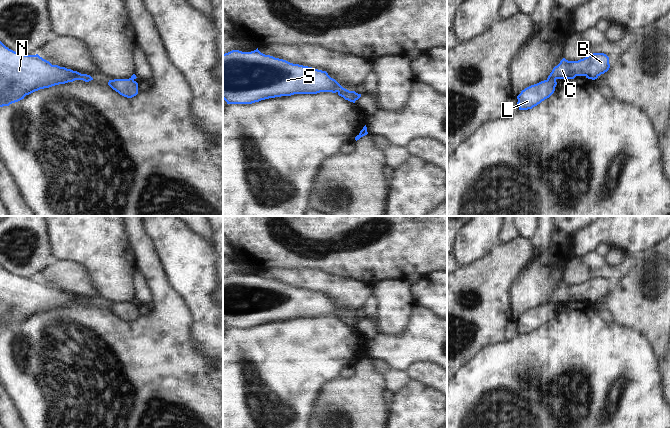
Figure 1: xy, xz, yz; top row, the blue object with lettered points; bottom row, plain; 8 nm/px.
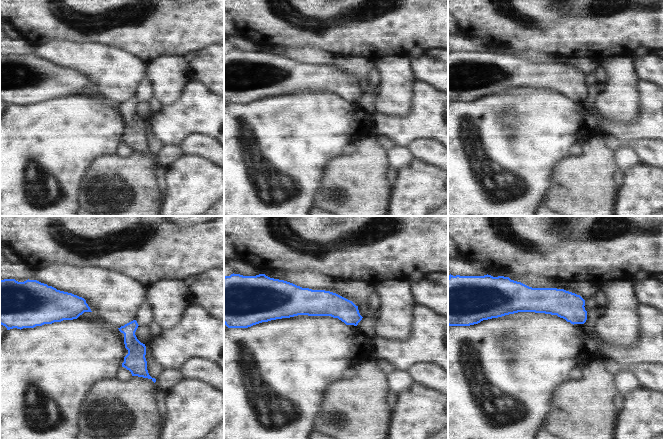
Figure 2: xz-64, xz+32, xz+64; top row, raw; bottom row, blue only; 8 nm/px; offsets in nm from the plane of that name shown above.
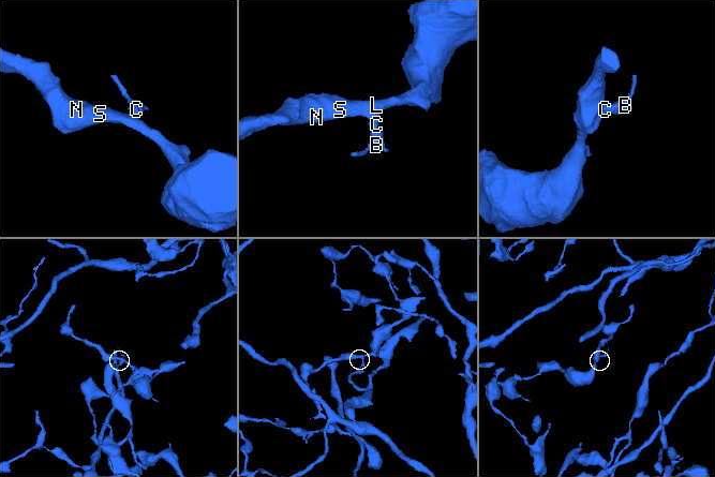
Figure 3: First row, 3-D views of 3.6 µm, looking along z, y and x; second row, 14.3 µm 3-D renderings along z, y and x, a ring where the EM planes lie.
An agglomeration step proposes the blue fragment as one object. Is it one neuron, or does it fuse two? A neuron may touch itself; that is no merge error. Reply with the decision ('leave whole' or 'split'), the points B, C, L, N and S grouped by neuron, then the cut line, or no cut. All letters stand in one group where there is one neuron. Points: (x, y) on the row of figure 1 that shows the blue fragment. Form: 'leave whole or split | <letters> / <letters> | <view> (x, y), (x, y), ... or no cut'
split | B C / L N S | yz (547, 78), (555, 80)

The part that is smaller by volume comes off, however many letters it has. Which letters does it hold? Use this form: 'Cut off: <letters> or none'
Cut off: B, C

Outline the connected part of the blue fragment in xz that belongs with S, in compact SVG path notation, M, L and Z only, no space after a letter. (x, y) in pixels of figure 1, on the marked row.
M258 48L251 52L232 50L223 54L223 99L227 104L252 104L269 98L320 92L337 92L350 102L357 97L355 91L343 88L326 71L265 55Z

